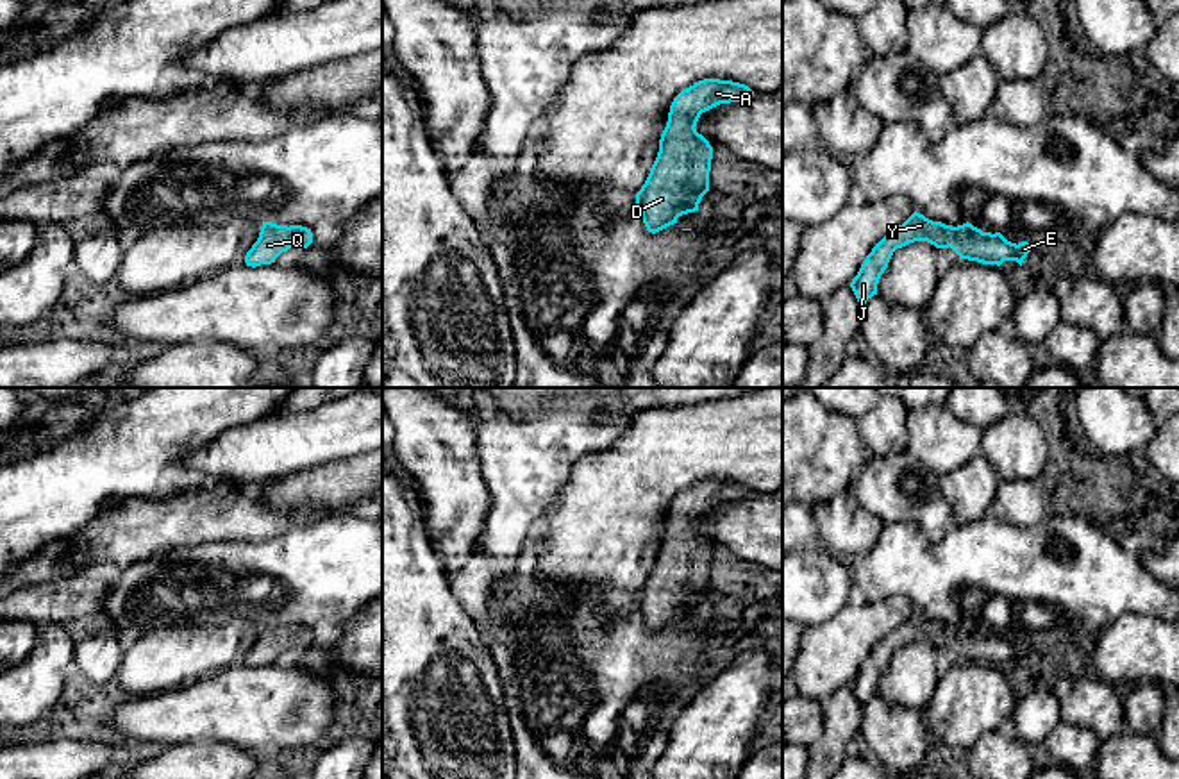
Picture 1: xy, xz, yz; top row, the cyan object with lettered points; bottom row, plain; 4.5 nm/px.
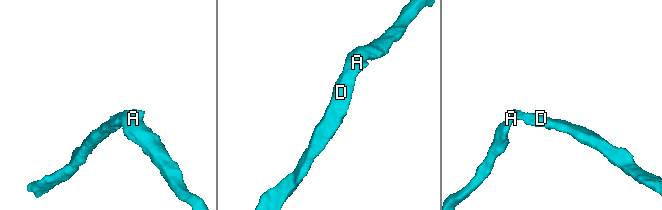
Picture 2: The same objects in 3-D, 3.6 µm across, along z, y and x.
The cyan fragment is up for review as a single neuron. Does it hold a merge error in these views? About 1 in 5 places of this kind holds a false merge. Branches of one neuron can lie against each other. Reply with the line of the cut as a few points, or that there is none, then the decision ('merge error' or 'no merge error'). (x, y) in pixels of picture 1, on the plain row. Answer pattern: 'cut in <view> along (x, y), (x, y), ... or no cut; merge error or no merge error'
no cut; no merge error

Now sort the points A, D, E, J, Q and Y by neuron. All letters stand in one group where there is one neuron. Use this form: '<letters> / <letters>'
A D E J Q Y

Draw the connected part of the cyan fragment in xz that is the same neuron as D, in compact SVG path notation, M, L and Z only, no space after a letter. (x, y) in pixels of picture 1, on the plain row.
M704 479L673 498L657 557L636 593L636 606L648 632L656 634L677 624L679 616L698 611L709 591L713 547L695 529L700 515L752 495L745 484Z

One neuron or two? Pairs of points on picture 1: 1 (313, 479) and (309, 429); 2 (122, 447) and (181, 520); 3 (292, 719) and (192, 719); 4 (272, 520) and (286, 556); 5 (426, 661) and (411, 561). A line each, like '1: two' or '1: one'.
1: two
2: two
3: one
4: two
5: one

